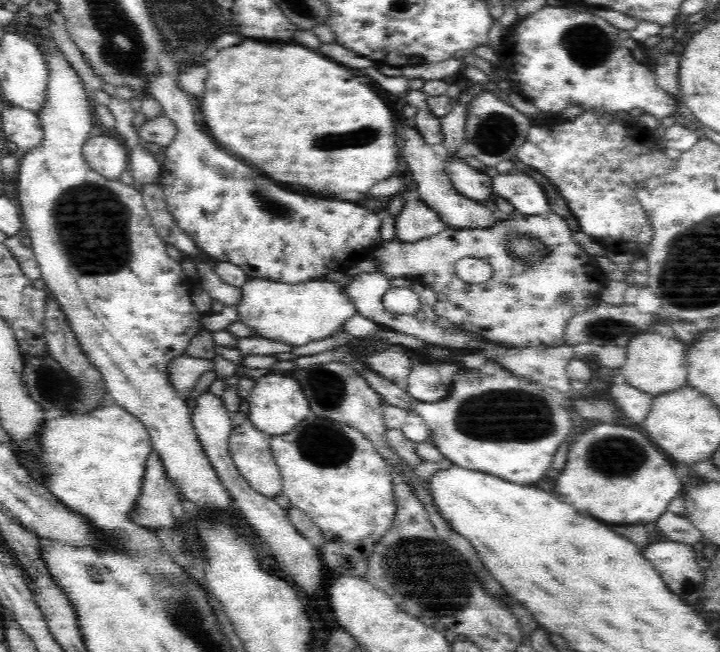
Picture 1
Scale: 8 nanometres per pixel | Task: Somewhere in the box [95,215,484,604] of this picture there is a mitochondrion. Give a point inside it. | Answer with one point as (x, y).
(323, 445)

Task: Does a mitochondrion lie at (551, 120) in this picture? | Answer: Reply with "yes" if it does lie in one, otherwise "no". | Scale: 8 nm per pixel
no

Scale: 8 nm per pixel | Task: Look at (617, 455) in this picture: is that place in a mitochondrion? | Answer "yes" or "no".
yes

